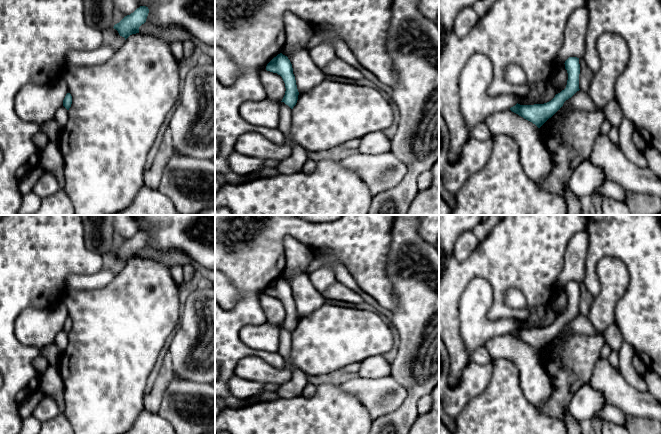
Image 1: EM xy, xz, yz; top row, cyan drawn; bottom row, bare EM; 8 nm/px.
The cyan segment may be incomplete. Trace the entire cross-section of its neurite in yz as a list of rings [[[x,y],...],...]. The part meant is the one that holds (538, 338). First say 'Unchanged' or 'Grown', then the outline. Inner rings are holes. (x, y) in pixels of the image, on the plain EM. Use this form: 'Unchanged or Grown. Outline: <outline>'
Unchanged. Outline: [[[569,281],[564,288],[568,297],[567,309],[564,314],[556,318],[555,321],[547,327],[534,329],[520,329],[517,327],[515,330],[511,331],[510,334],[540,352],[563,330],[566,324],[571,322],[577,315],[580,314],[579,282]]]

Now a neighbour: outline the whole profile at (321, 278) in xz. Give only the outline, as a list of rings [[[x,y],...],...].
[[[322,248],[314,251],[314,258],[321,261],[322,266],[309,273],[309,278],[313,286],[322,293],[326,288],[337,281],[335,272],[330,265],[332,263],[344,264],[330,248]]]

